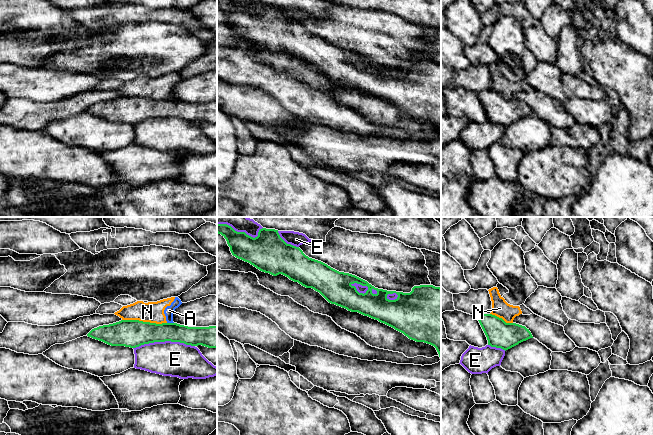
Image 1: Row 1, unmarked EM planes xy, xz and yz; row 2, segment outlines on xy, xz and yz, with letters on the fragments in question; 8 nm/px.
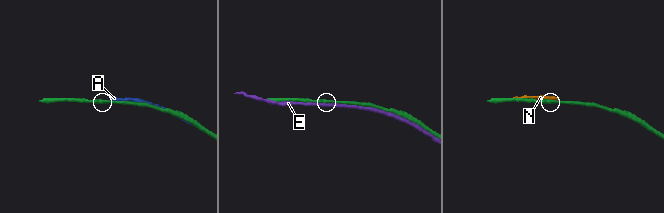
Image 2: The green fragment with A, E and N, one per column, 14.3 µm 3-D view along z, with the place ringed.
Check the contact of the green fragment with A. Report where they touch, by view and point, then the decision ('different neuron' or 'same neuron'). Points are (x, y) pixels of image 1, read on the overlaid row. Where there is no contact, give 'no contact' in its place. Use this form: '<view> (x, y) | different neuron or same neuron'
xy (170, 323) | different neuron

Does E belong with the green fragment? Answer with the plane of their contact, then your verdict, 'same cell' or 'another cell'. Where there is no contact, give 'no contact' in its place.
meets green in xy; another cell

